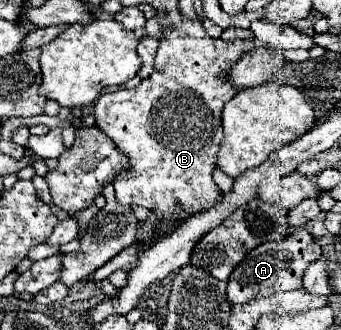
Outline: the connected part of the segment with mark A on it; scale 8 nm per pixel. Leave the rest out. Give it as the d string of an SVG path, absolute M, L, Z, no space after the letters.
M298 228L294 234L286 236L280 242L264 242L252 252L246 254L246 258L234 268L234 272L228 278L228 288L226 296L230 304L244 304L254 298L262 296L272 296L276 292L290 292L302 288L302 276L306 268L316 262L322 256L320 246L316 240L304 230Z

